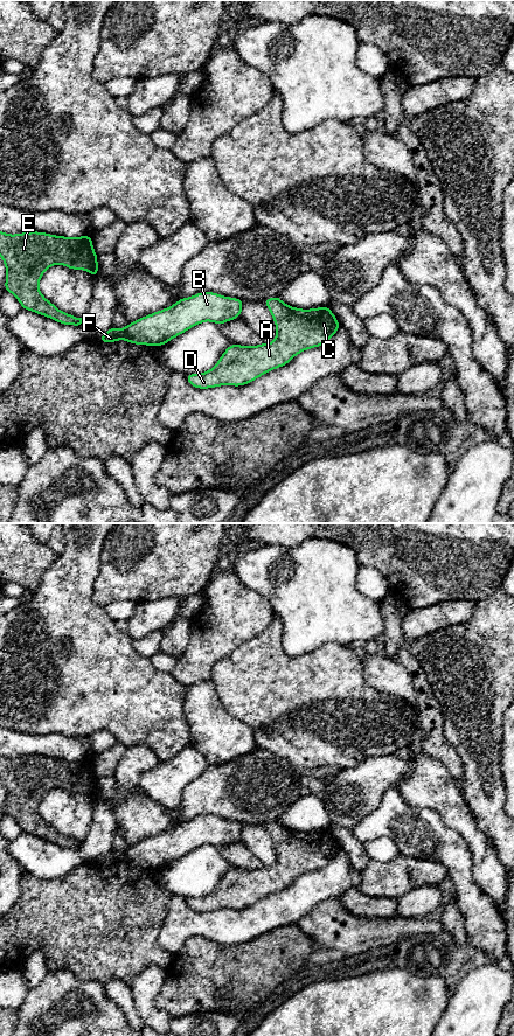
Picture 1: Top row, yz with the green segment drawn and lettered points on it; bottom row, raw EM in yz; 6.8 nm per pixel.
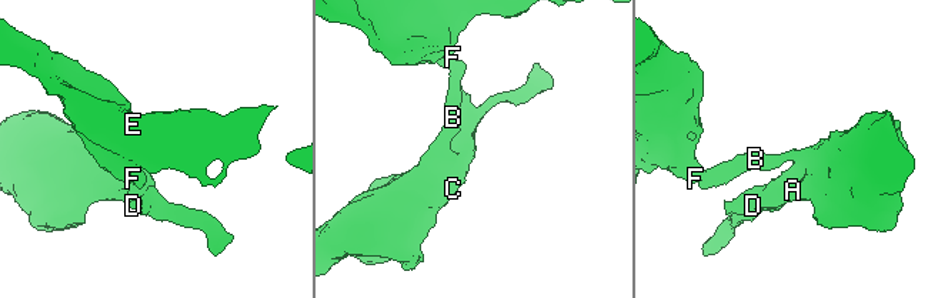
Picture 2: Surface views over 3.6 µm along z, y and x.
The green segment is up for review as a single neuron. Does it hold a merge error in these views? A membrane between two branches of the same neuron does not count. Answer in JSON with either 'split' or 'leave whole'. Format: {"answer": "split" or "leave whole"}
{"answer": "split"}

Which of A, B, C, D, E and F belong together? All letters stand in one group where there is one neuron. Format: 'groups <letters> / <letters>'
groups A B C D / E F

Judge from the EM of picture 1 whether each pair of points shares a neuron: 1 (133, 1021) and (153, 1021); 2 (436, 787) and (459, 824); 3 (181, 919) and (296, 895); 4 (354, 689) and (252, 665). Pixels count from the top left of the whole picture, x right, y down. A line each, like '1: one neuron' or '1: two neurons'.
1: two neurons
2: one neuron
3: one neuron
4: one neuron

